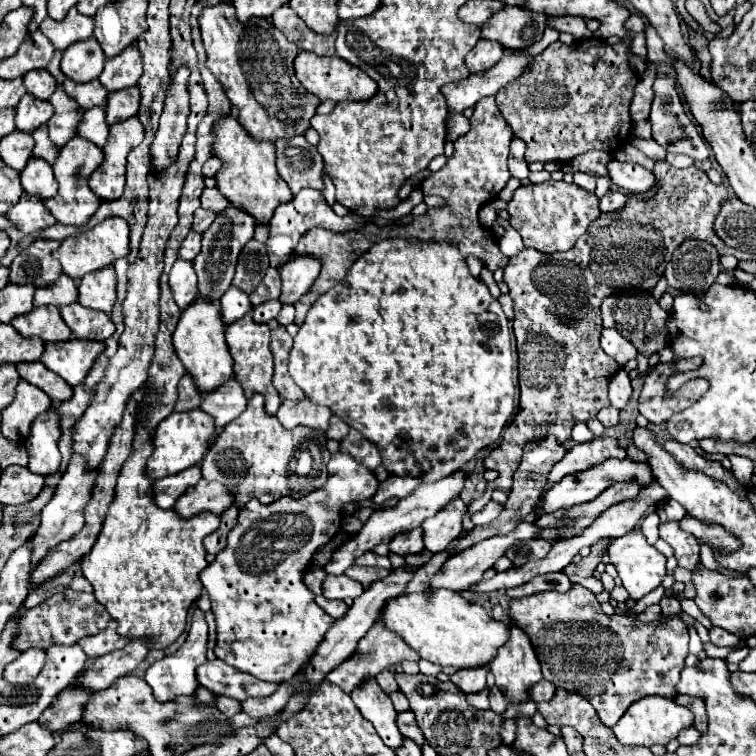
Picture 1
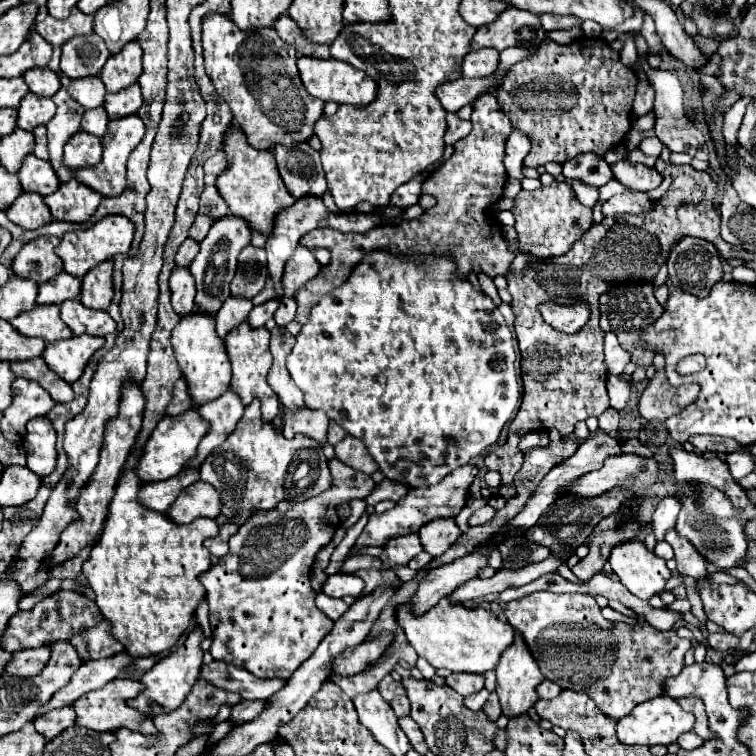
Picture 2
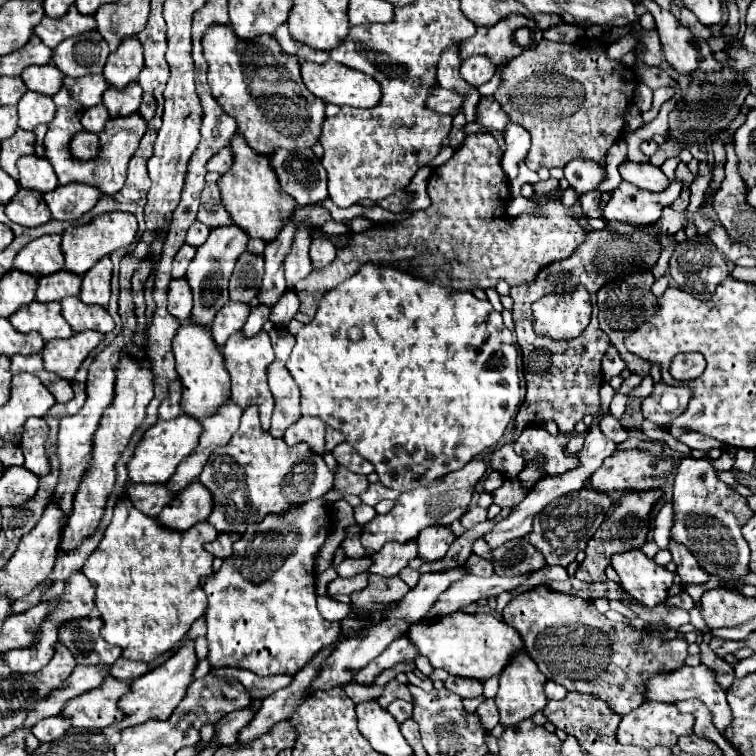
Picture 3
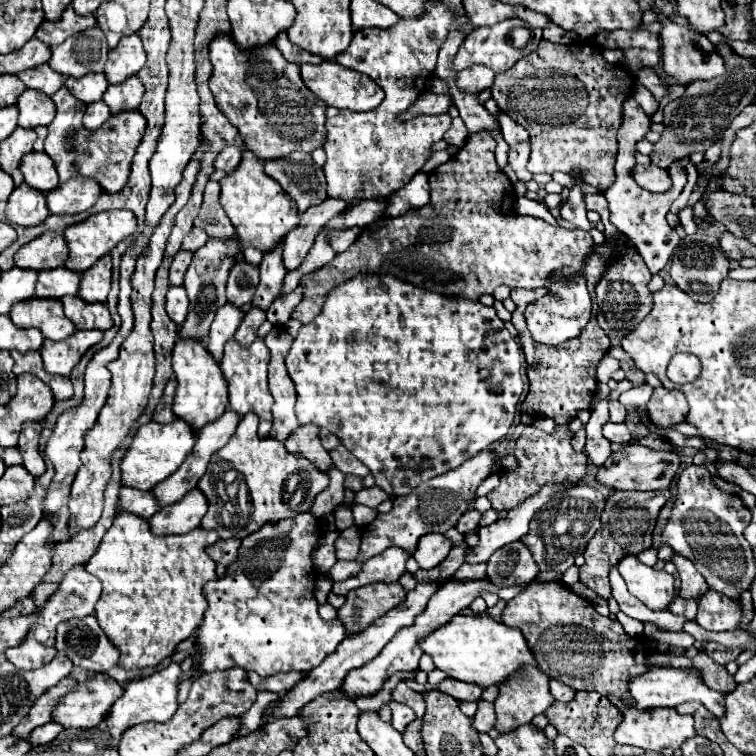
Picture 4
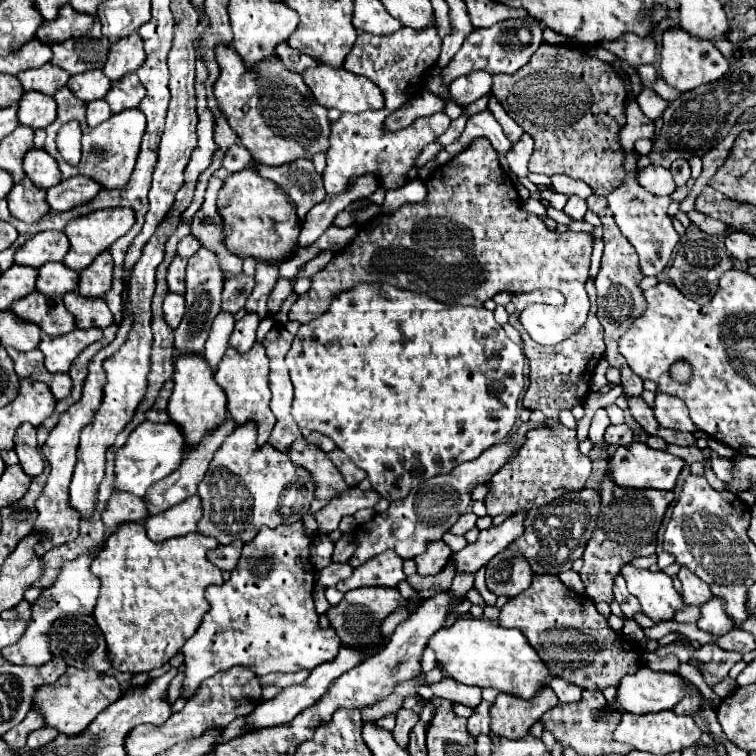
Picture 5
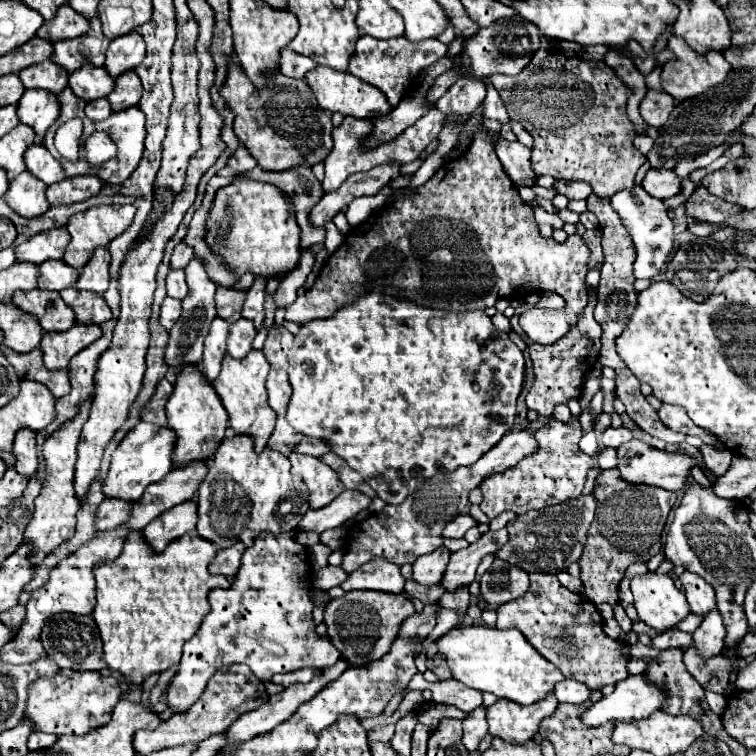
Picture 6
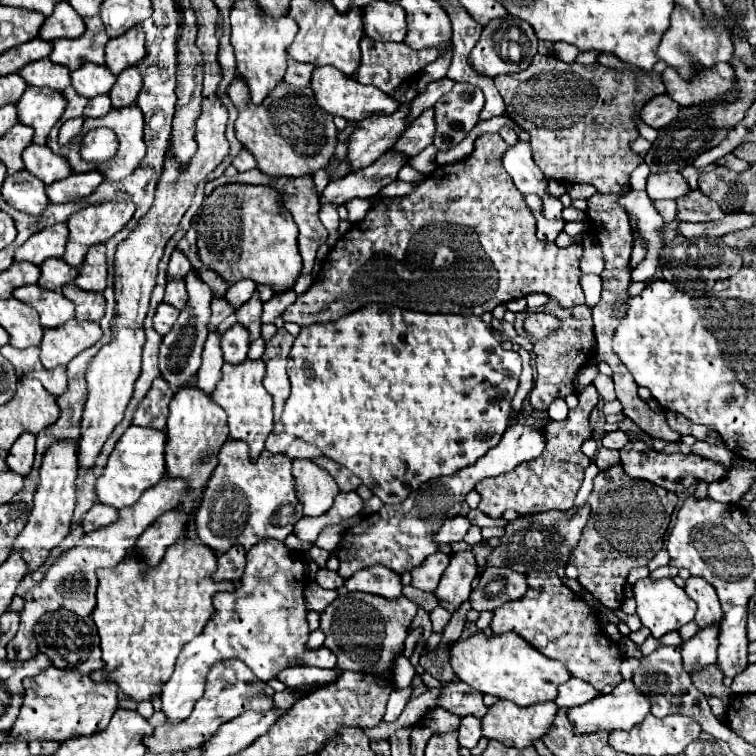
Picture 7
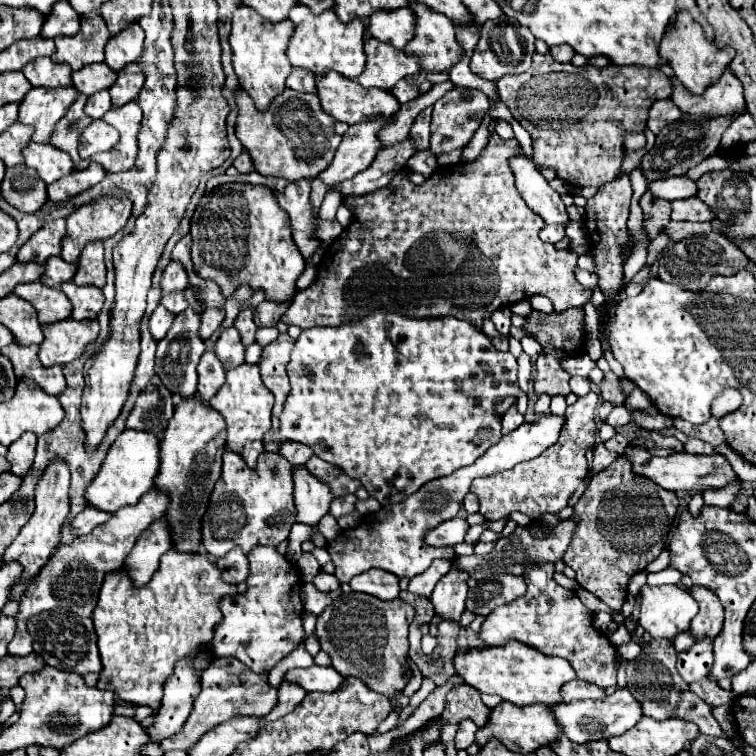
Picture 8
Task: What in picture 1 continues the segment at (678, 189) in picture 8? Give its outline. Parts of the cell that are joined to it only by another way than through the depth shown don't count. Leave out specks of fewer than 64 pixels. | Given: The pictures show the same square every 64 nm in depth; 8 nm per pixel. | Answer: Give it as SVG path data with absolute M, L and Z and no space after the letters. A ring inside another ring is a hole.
M610 160L608 162L608 172L610 172L612 182L616 182L618 186L622 186L630 192L646 192L656 184L656 178L652 176L652 170L646 170L640 164Z

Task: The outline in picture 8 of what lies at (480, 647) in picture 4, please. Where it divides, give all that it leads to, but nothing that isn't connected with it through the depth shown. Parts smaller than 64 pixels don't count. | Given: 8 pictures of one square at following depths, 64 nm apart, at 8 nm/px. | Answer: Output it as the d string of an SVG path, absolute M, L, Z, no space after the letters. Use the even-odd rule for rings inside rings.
M510 640L502 648L484 648L480 652L470 650L466 654L458 654L454 658L456 672L476 690L484 694L498 694L506 702L514 702L516 706L528 704L546 704L554 706L562 702L560 688L576 678L572 664L558 656L544 656L542 652L524 646L516 640Z

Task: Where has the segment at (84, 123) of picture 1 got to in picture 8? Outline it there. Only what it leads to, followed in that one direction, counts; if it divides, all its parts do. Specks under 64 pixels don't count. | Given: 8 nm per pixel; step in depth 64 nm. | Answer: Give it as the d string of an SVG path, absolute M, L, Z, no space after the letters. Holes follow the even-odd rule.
M104 90L104 92L96 92L96 96L88 96L84 112L96 120L96 118L102 118L110 108L112 108L110 94L108 94L108 90Z

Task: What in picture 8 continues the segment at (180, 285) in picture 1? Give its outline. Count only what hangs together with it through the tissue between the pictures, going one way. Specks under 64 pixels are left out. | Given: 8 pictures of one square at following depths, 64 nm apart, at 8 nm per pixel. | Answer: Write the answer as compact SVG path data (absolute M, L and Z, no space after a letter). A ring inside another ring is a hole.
M162 304L152 312L148 328L150 328L150 334L152 334L152 338L154 338L156 342L160 342L160 340L166 336L166 332L168 332L170 326L172 326L172 320L174 320L174 314L170 314Z

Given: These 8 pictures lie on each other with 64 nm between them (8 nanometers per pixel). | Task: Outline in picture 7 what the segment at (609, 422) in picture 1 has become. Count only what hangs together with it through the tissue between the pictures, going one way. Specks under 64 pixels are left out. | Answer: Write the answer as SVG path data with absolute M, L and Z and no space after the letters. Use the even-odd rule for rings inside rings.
M616 430L616 432L612 432L612 434L604 434L604 436L602 436L602 446L604 446L604 448L620 450L626 442L628 442L628 436L626 436L624 432L620 432L620 430Z

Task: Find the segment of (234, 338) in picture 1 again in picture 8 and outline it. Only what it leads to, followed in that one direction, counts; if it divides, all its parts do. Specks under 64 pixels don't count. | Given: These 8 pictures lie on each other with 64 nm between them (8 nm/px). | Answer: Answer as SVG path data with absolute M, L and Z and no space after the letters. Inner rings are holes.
M242 364L226 370L226 384L220 392L210 400L210 406L216 408L226 420L226 446L232 452L238 452L248 468L255 468L257 453L263 452L264 434L270 430L270 412L272 412L274 396L260 380L260 370L256 364Z

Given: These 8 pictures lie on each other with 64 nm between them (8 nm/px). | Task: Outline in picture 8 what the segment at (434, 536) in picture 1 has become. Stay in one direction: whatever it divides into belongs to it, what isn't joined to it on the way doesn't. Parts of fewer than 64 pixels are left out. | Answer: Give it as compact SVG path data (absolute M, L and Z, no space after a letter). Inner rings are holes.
M434 560L434 564L420 576L412 578L410 580L410 586L408 590L416 596L424 596L424 598L430 598L432 596L432 590L436 586L436 582L452 568L452 564L448 560Z

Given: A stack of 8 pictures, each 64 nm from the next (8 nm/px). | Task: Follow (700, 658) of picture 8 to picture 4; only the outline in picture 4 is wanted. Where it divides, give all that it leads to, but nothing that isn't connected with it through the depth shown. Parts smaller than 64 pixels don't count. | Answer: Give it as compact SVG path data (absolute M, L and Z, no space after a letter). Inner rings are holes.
M708 590L698 602L696 622L712 632L726 632L738 626L742 618L742 606L728 596Z

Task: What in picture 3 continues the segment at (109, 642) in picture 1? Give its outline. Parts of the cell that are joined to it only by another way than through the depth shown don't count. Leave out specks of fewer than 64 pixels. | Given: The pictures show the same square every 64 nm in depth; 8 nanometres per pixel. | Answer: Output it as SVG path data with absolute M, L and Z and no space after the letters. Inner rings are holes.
M92 614L86 618L72 620L66 626L60 626L58 628L58 642L64 644L76 656L78 664L108 664L108 666L112 666L120 658L122 652L120 652L120 648L108 644L104 640L104 636L100 634L100 630L102 630L102 620L96 614Z

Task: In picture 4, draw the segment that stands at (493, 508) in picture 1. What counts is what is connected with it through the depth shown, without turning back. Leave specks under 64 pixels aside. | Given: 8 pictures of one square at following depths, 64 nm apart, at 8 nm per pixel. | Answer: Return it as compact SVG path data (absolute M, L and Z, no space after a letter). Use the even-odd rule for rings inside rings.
M470 508L460 520L458 520L458 524L456 524L456 530L460 532L460 534L468 534L468 532L472 532L472 530L476 530L478 528L478 520L480 520L480 512L478 510L474 510L474 508Z

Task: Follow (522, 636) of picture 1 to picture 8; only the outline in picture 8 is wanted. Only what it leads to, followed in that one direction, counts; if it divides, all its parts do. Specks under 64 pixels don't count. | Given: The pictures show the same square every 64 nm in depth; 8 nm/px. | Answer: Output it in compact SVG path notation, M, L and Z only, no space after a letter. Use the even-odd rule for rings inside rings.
M502 702L500 706L496 706L490 714L488 726L476 732L476 744L484 746L488 740L496 738L500 740L508 750L512 752L520 752L520 754L528 754L528 752L536 752L542 746L552 746L560 736L560 728L556 726L556 720L550 714L550 708L544 704L530 704L530 706L516 706L516 704L508 704Z

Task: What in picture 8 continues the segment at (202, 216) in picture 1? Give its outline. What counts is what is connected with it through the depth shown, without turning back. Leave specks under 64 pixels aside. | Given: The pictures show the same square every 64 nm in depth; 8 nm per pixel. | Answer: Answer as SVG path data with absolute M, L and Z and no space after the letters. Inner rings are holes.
M170 262L162 274L162 280L160 280L162 296L186 290L186 286L188 286L188 278L186 278L184 266L180 262Z

